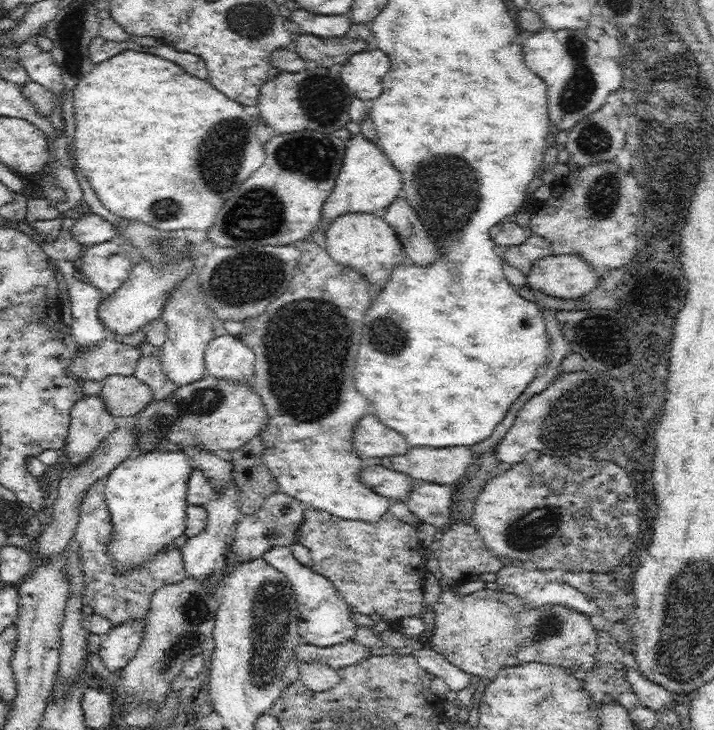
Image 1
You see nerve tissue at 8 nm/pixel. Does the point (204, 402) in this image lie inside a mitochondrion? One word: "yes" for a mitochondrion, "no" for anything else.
yes

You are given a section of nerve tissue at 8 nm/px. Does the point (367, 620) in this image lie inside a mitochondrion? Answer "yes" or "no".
no

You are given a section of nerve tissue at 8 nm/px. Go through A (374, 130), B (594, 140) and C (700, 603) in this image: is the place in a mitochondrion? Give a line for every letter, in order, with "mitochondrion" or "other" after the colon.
A: other
B: mitochondrion
C: mitochondrion

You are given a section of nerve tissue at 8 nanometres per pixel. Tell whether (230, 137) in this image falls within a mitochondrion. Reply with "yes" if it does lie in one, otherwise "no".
yes

